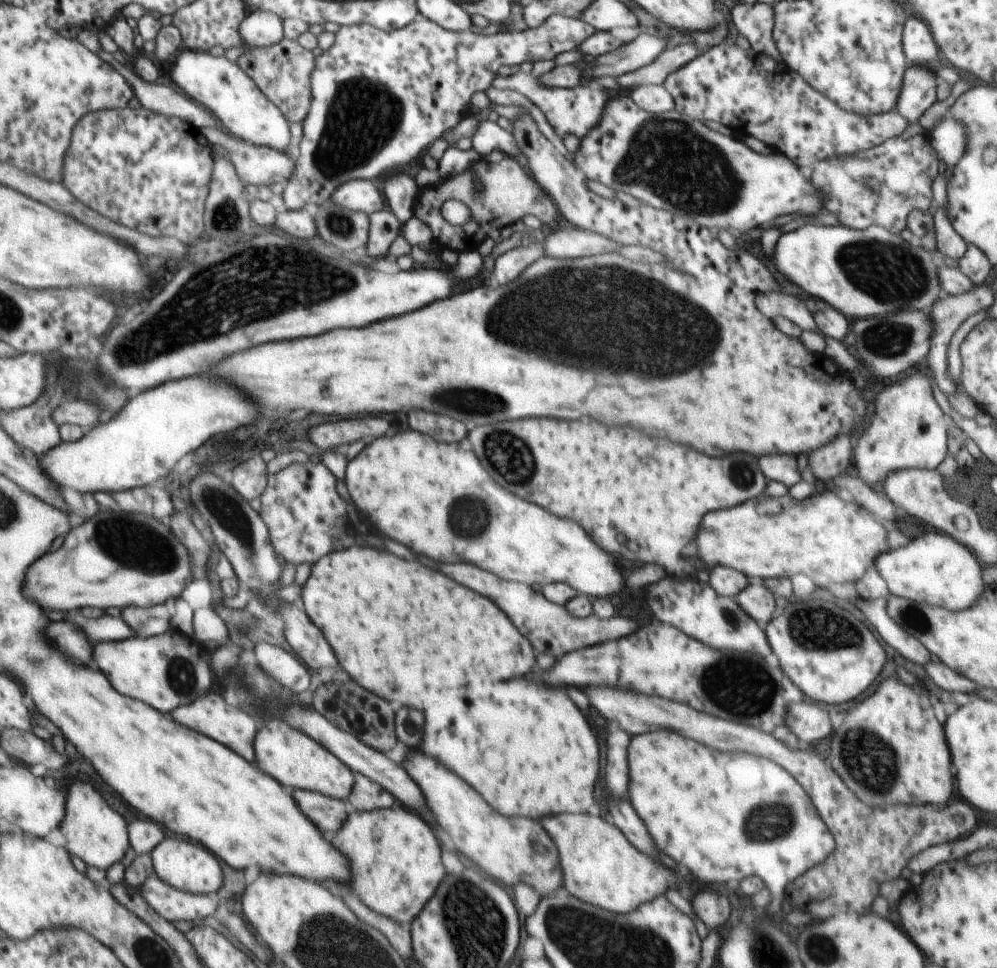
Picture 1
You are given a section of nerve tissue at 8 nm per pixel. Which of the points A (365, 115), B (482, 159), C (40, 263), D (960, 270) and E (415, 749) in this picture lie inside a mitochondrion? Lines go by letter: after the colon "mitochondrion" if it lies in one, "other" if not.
A: mitochondrion
B: other
C: other
D: other
E: other

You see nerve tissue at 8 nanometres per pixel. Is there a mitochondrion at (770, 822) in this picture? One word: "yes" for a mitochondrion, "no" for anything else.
yes

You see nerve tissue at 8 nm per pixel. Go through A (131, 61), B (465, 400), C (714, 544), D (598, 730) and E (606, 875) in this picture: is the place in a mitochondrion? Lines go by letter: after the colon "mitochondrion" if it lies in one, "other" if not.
A: other
B: mitochondrion
C: other
D: other
E: other

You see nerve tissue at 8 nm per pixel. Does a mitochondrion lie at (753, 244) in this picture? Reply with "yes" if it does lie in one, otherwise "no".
no

